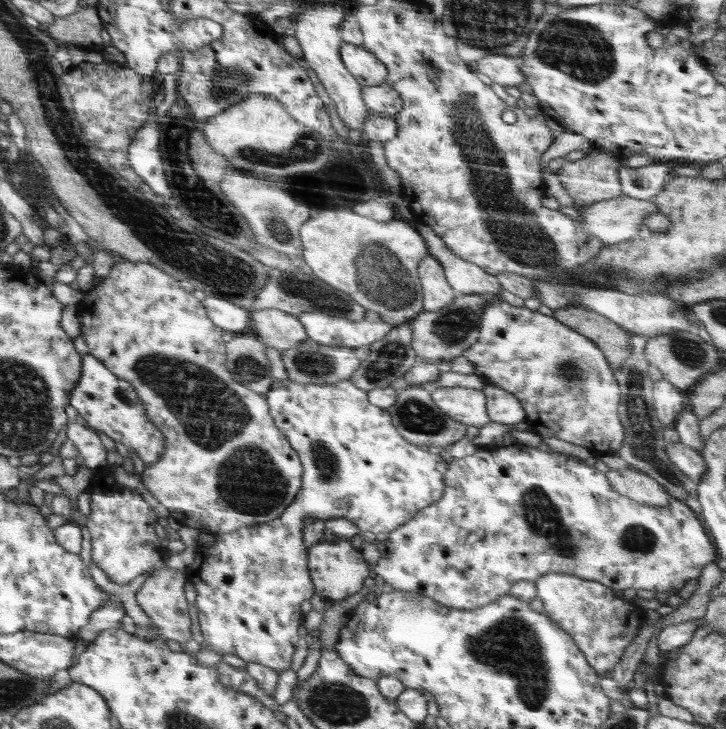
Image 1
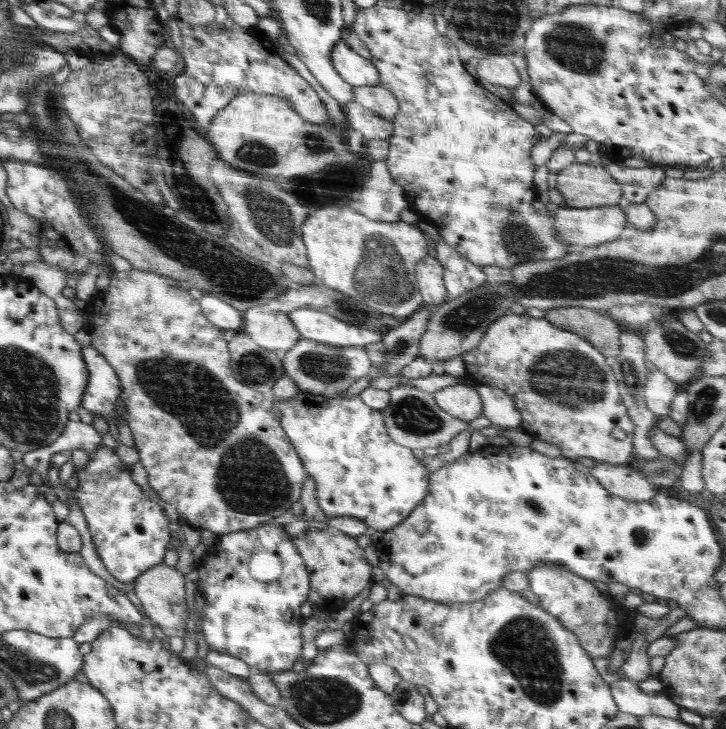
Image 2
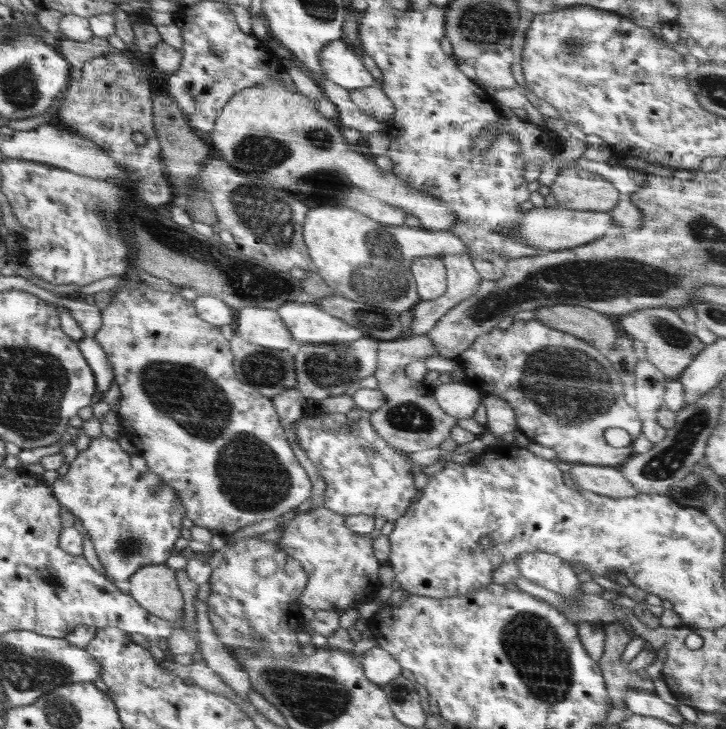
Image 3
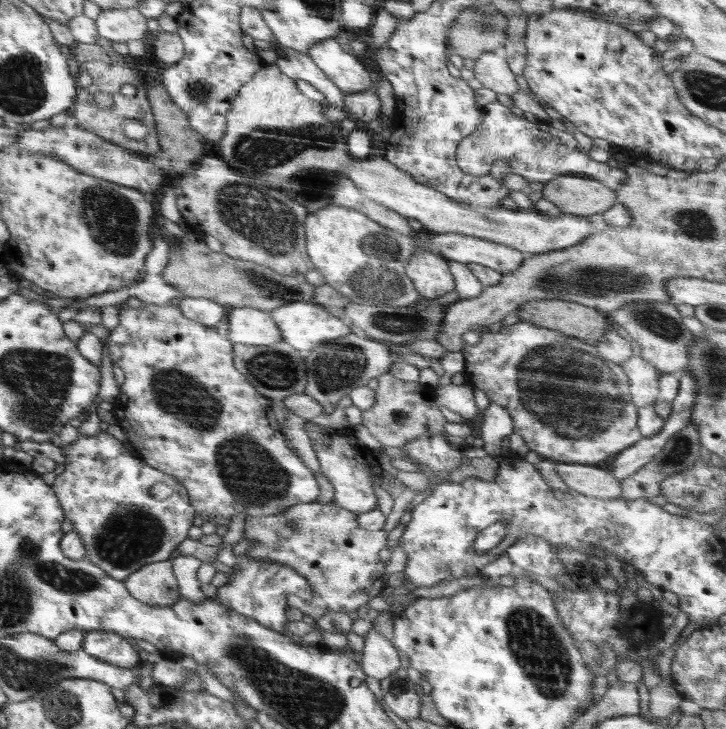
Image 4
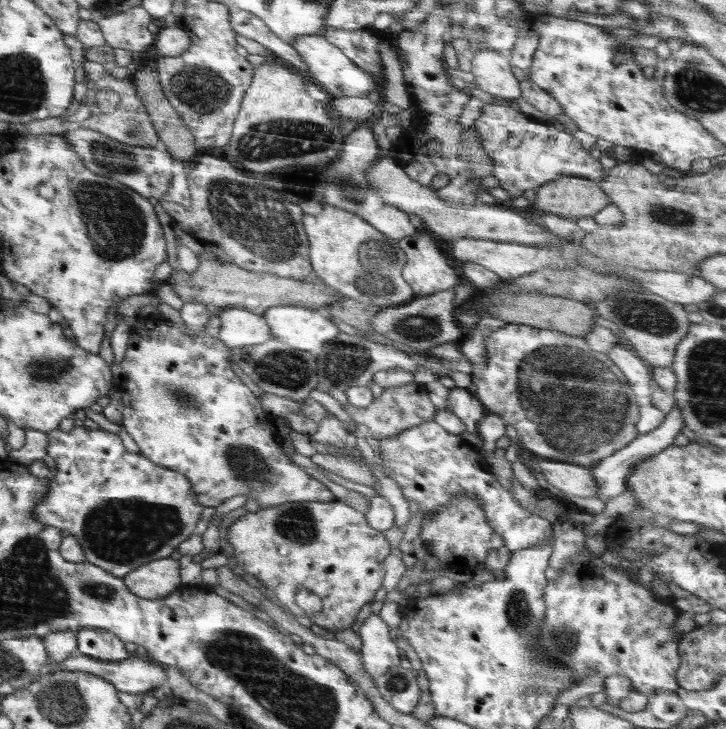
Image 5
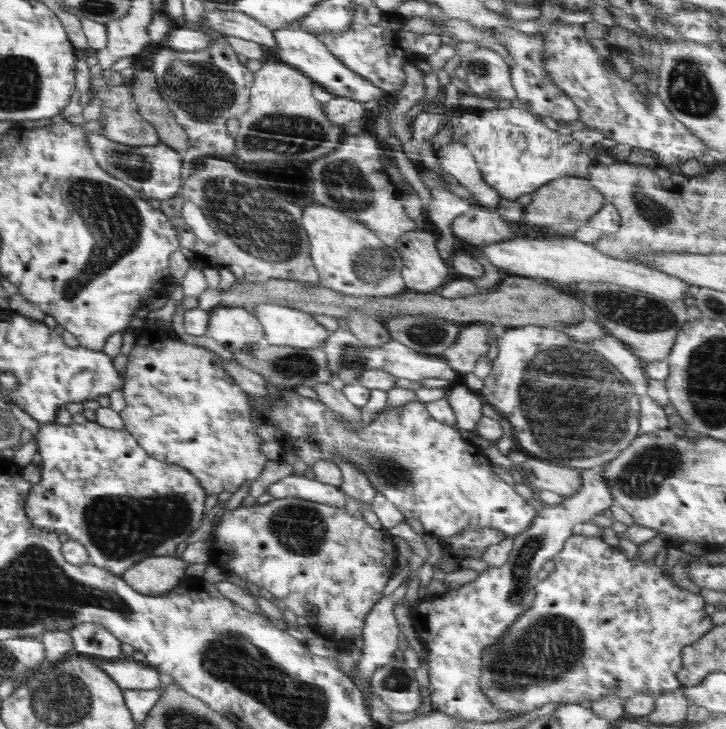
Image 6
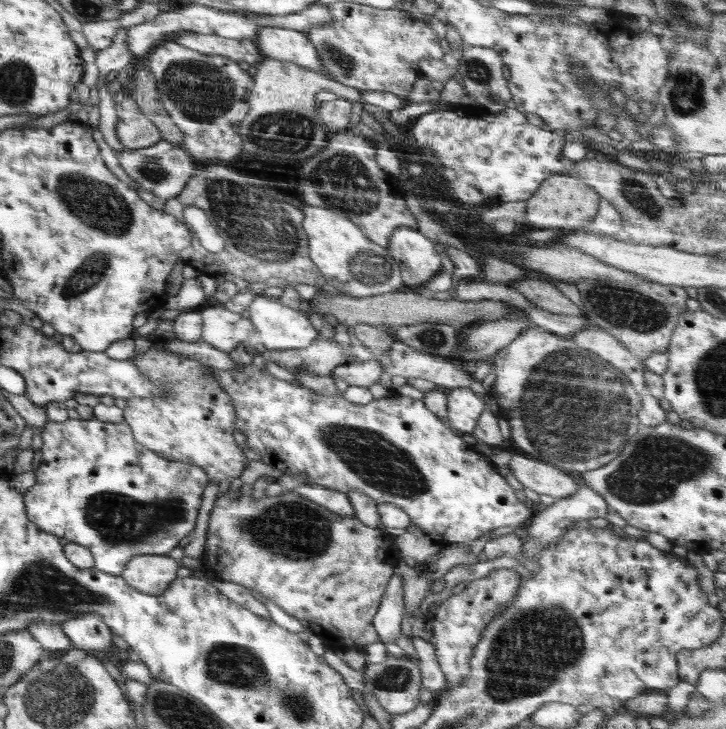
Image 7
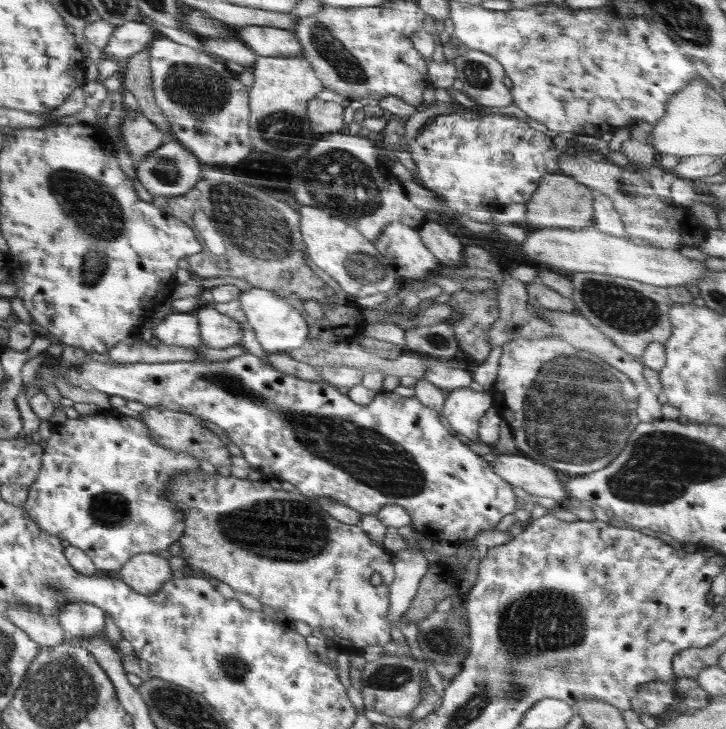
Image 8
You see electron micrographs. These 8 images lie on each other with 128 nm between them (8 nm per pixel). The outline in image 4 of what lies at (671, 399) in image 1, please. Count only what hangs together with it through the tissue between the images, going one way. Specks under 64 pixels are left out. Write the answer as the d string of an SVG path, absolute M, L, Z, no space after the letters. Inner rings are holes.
M630 356L621 368L629 381L629 394L637 407L654 404L659 399L661 373L641 357Z

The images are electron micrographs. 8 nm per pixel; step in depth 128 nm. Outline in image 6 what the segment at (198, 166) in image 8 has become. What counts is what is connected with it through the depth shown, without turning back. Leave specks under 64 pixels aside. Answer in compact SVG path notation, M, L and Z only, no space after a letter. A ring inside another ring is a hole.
M90 130L87 139L92 156L103 171L125 182L137 192L145 194L148 199L156 198L161 201L180 194L183 184L181 170L184 166L180 152L160 142L152 146L131 147L114 142L104 135L92 133Z

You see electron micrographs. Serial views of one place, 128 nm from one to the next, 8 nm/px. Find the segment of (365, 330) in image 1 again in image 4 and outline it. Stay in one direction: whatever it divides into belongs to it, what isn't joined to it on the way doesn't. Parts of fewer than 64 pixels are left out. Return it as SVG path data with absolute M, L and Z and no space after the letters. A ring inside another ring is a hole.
M300 300L292 302L292 304L284 304L268 312L282 333L282 340L290 344L294 350L304 354L332 339L352 333L349 323L344 324L346 321L342 318L332 316L325 308L312 304L312 302Z

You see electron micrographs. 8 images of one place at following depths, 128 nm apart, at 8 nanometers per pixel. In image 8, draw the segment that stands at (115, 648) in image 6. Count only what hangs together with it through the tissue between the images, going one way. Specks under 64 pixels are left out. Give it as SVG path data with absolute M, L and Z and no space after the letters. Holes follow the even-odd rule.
M72 602L59 608L58 620L70 640L96 638L105 630L106 612L99 606Z

